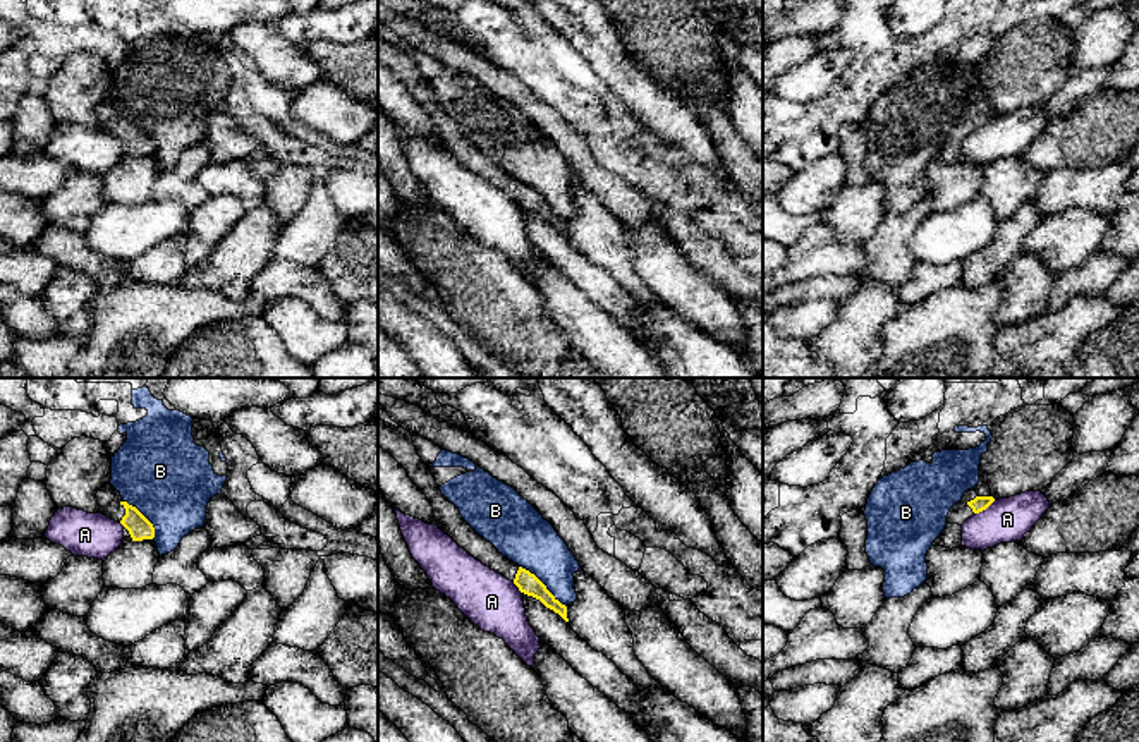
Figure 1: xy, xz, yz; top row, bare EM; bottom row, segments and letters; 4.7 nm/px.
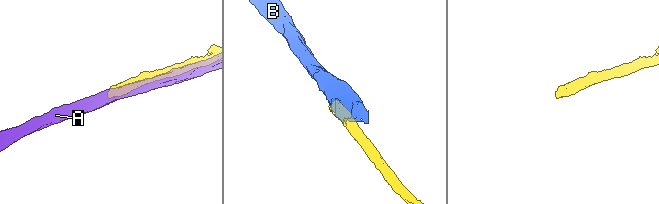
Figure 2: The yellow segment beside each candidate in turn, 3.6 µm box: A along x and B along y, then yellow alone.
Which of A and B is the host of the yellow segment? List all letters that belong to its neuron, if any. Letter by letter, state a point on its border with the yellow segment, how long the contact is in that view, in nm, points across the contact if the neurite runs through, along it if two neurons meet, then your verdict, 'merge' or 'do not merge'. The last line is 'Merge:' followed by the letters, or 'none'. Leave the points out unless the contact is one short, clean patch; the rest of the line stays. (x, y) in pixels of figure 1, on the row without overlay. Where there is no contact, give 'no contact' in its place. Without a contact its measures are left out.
A: contact yz (985, 124); length 120 nm; do not merge
B: contact xz (543, 200); length 300 nm; do not merge
Merge: none

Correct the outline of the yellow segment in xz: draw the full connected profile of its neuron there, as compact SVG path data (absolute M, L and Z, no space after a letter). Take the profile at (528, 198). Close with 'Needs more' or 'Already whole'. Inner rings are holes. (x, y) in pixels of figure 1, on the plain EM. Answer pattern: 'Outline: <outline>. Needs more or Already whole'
Outline: M378 33L378 60L407 86L411 96L426 110L433 122L436 141L445 149L483 180L512 196L521 208L539 215L546 223L569 237L567 222L562 220L534 189L503 172L490 156L479 151L462 134L459 124L442 110L429 81L417 70L407 45L395 43Z. Needs more

